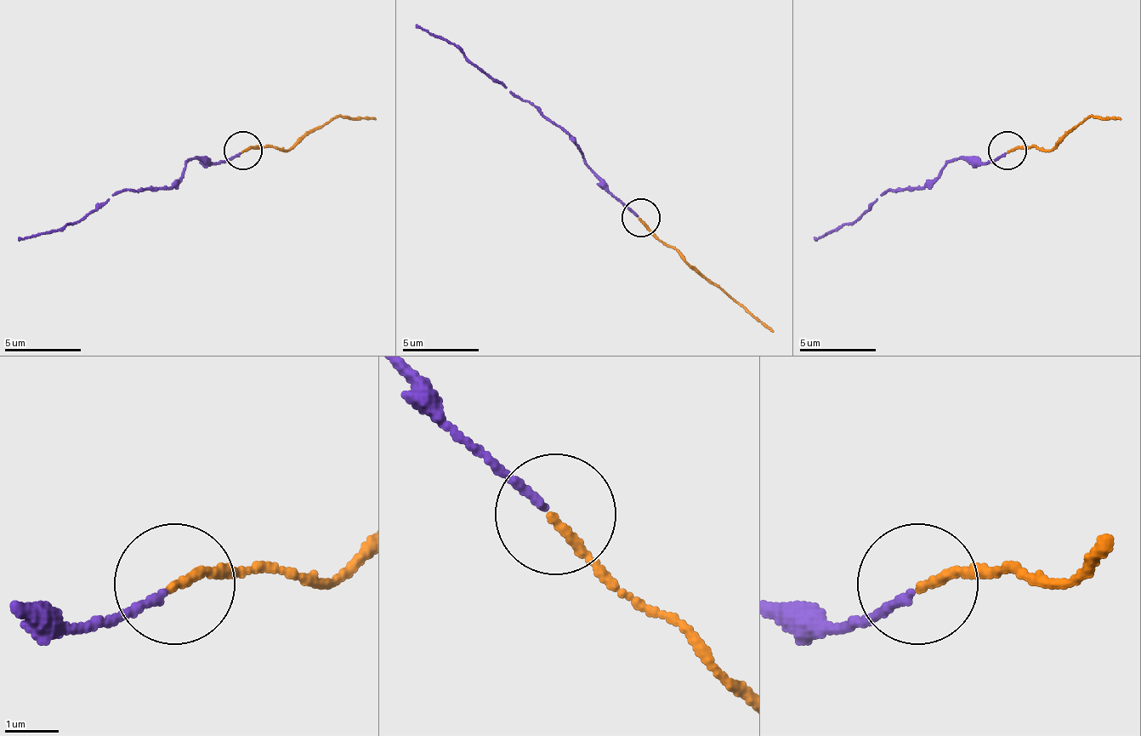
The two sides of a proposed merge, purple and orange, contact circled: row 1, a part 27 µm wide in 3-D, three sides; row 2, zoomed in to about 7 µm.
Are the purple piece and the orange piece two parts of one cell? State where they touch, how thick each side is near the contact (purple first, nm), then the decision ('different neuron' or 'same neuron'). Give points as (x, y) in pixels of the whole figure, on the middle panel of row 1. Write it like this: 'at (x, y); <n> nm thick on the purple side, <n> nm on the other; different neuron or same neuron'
at (640, 218); 150 nm thick on the purple side, 150 nm on the other; same neuron

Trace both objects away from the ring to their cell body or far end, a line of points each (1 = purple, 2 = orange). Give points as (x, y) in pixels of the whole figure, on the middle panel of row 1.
1: (638, 217), (615, 197), (564, 132), (476, 63), (415, 25)
2: (641, 217), (684, 259), (734, 297), (772, 332)

